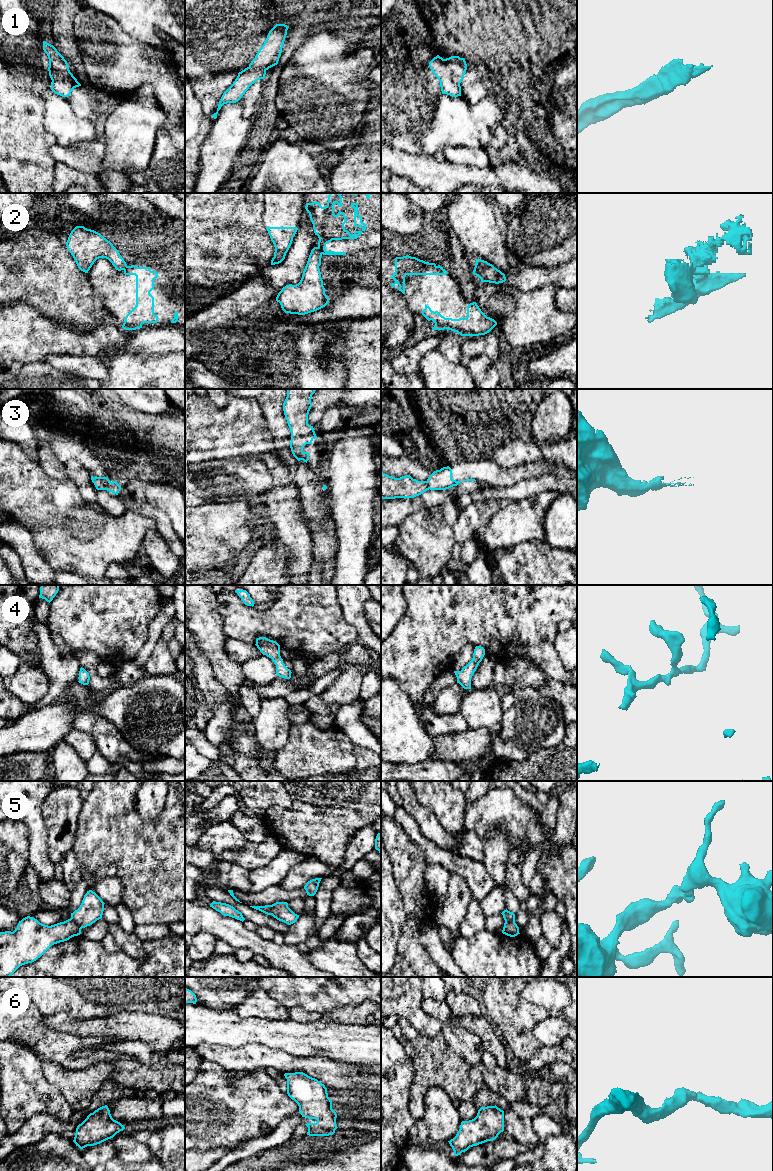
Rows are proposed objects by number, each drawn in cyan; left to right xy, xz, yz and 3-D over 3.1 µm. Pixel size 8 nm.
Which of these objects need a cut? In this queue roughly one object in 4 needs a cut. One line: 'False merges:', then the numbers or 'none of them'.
False merges: 2, 5

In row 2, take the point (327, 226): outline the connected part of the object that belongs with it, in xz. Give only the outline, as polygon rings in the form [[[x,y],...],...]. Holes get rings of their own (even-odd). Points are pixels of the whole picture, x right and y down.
[[[330,193],[325,207],[322,207],[319,202],[306,203],[305,206],[313,224],[314,233],[319,238],[318,247],[323,255],[346,255],[345,252],[327,251],[326,244],[332,240],[357,239],[366,230],[366,224],[362,222],[362,216],[358,214],[358,203],[351,203],[351,207],[354,208],[354,226],[361,227],[362,230],[355,231],[353,235],[344,228],[347,222],[345,214],[341,211],[337,215],[334,214],[335,203],[339,207],[342,206],[340,193]]]

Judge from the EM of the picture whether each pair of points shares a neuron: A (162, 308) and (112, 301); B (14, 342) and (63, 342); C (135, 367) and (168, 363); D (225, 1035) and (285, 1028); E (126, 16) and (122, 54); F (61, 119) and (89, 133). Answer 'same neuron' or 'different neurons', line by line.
A: same neuron
B: same neuron
C: same neuron
D: same neuron
E: different neurons
F: same neuron

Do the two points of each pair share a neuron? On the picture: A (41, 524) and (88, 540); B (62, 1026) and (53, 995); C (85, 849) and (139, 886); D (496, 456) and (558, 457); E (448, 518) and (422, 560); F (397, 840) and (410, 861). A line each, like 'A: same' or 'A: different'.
A: same
B: different
C: same
D: same
E: same
F: same

